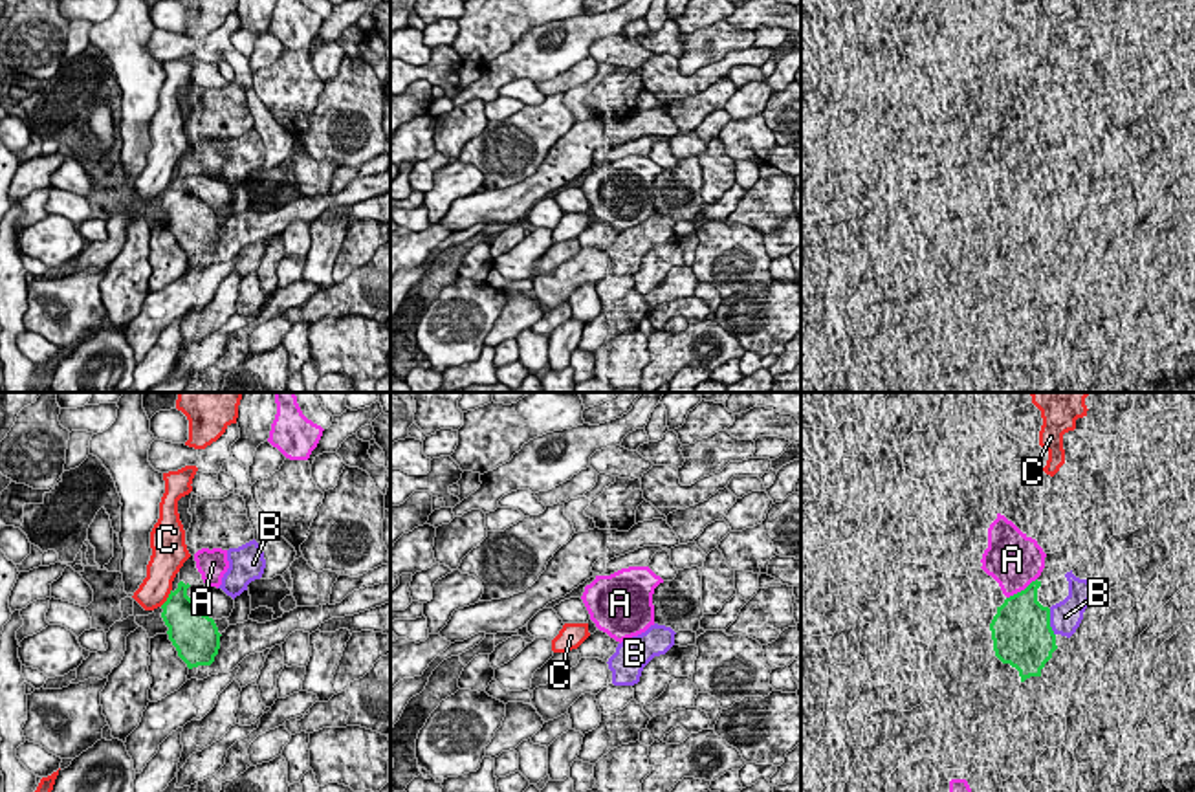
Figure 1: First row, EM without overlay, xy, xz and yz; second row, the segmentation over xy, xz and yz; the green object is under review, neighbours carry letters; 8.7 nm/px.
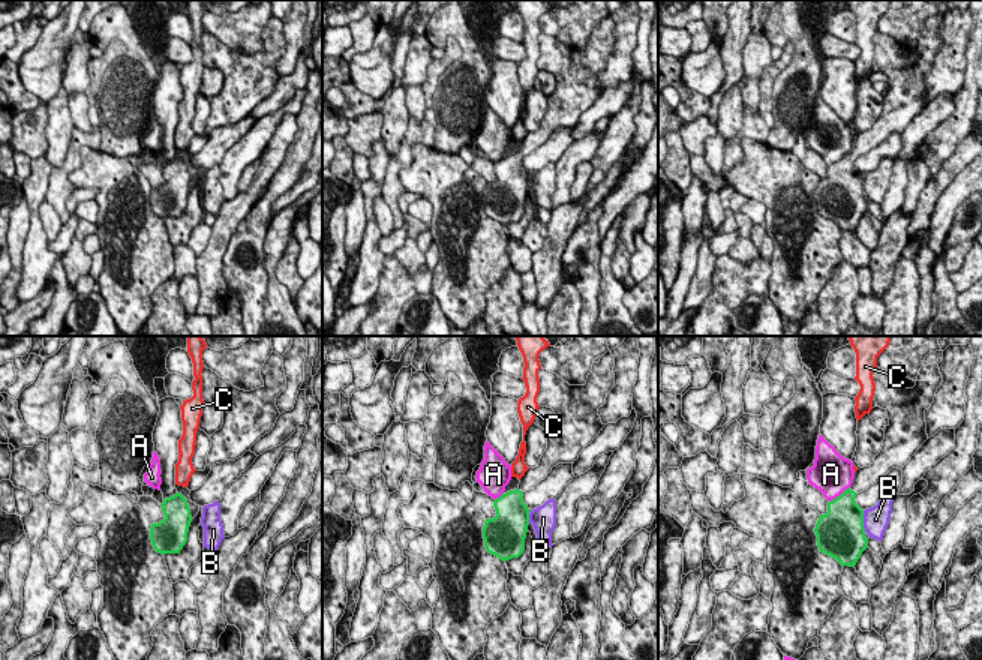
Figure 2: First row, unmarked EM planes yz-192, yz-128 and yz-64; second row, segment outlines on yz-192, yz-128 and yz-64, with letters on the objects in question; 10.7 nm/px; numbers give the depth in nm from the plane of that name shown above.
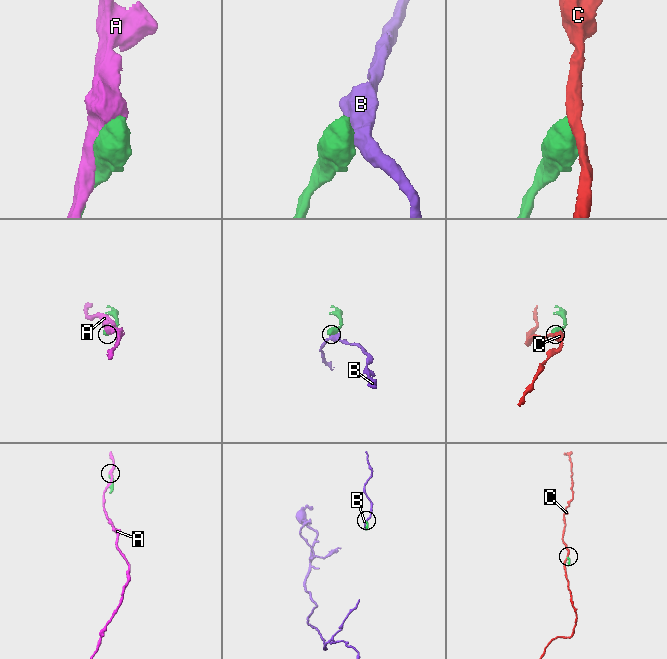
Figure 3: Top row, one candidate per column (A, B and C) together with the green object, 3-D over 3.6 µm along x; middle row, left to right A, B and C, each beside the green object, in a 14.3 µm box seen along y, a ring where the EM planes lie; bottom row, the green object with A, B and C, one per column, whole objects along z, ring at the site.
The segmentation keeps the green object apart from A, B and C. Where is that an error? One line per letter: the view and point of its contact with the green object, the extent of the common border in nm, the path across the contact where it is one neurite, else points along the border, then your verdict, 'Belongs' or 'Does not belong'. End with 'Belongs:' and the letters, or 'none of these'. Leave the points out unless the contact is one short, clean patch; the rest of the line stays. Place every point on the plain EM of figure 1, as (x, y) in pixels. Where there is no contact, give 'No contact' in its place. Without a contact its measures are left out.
A: Touches green at yz (1021, 180). Shared border 320 nm. Does not belong
B: Touches green at yz (1049, 211). Shared border 240 nm. Does not belong
C: Touches green at xy (167, 187). Shared border 190 nm. Does not belong
Belongs: none of these

